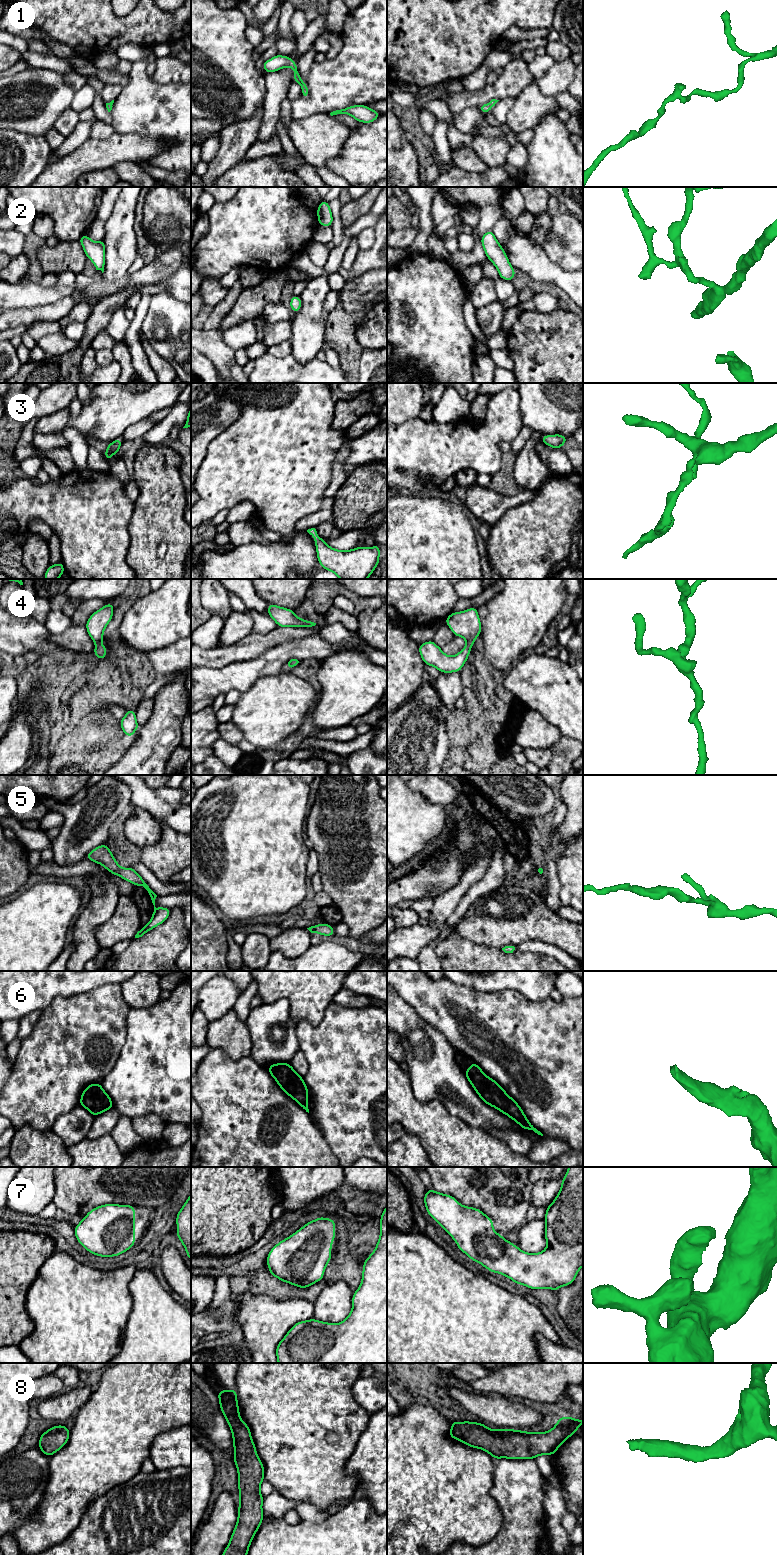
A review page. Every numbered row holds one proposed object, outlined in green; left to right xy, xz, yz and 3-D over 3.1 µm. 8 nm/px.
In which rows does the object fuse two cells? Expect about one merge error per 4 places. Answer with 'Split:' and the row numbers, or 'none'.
Split: none

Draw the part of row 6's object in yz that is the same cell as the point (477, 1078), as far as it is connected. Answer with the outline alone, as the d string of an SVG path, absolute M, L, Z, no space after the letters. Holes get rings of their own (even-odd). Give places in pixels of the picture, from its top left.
M472 1062L470 1068L466 1069L464 1073L476 1093L487 1105L506 1114L524 1130L533 1130L538 1135L543 1136L528 1121L518 1103L505 1092L501 1085L492 1078L489 1078L475 1062Z

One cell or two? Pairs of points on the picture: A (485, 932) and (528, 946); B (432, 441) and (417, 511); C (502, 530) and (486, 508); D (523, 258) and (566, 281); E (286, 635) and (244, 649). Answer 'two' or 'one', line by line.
A: two
B: two
C: two
D: one
E: one

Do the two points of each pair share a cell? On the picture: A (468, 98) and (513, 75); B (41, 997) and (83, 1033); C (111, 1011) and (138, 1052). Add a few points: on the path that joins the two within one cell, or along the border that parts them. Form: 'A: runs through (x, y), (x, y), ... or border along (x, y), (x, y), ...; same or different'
A: runs through (479, 98), (492, 96), (502, 86); same
B: border along (72, 995), (56, 996), (41, 1011); different
C: border along (129, 1011), (127, 1015), (126, 1039), (118, 1056); different

